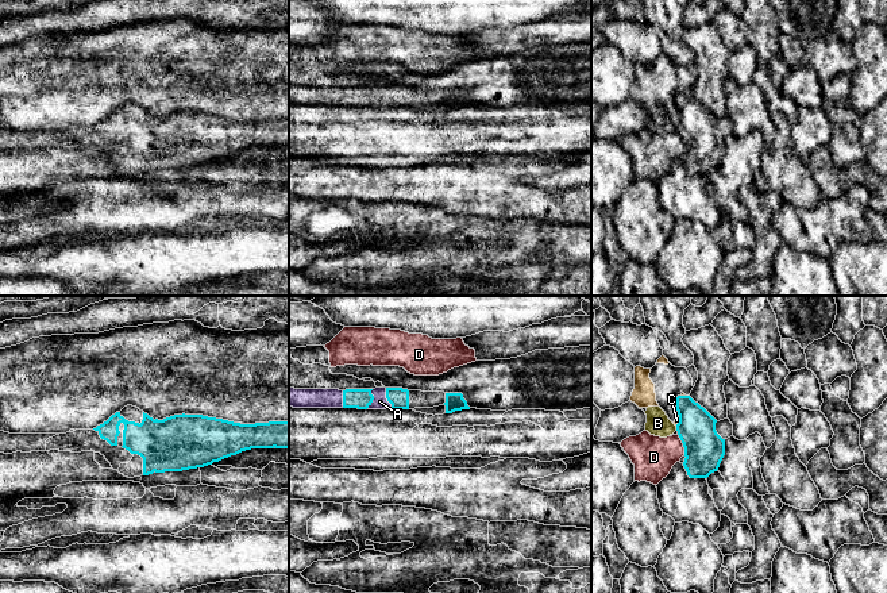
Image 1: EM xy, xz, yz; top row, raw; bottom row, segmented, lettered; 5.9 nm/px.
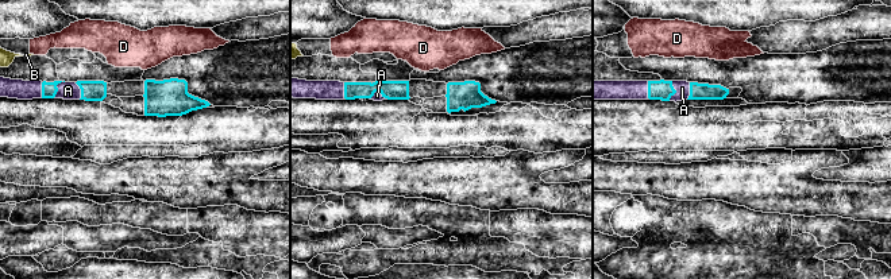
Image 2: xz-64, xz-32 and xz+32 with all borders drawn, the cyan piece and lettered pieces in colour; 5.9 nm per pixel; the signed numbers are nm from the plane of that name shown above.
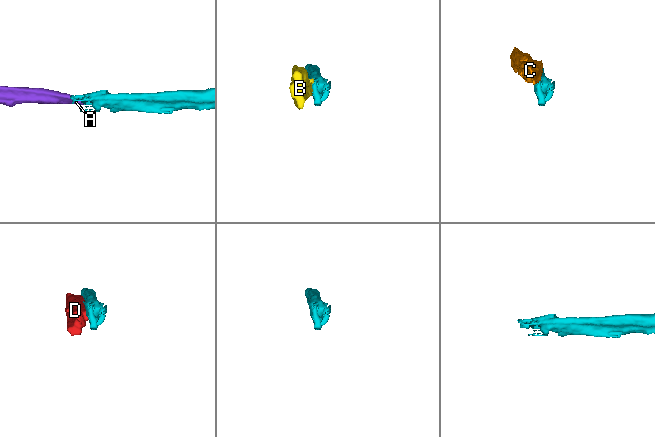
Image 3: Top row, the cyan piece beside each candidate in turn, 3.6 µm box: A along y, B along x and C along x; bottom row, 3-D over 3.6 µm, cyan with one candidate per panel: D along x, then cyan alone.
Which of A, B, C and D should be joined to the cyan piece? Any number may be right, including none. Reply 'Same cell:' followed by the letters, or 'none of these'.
Same cell: A

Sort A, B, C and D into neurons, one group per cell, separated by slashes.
A / B C / D

